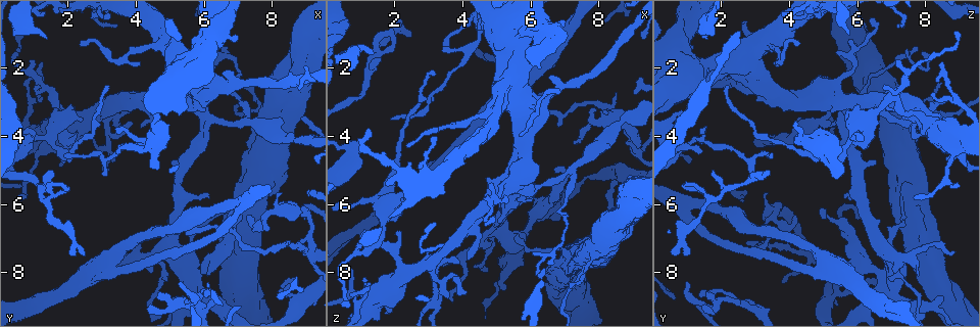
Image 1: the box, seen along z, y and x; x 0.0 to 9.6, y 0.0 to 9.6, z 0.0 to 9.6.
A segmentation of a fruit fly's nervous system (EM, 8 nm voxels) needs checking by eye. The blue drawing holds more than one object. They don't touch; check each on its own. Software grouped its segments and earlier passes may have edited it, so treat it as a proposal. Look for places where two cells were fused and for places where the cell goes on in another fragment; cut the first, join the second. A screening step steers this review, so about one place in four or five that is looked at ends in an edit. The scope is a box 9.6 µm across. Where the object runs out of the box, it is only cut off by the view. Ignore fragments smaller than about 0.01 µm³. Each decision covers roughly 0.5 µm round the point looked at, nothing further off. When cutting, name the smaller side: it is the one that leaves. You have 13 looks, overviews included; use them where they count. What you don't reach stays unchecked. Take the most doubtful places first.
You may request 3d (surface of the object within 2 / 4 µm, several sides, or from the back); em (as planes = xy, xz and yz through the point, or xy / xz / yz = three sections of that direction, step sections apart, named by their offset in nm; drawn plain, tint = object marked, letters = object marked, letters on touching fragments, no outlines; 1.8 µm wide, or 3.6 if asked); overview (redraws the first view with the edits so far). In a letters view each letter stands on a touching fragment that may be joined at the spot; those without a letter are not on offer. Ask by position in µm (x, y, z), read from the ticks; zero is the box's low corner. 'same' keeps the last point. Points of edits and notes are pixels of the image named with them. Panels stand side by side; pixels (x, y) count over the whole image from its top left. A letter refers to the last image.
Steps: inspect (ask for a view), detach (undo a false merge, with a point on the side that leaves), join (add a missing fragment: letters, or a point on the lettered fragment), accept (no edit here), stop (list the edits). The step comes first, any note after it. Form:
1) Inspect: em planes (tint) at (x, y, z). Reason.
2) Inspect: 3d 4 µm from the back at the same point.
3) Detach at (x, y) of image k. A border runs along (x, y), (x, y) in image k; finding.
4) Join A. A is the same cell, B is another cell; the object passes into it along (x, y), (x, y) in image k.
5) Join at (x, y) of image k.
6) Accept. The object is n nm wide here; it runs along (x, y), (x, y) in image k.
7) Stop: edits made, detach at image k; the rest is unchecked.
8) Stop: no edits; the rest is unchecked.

Inspect: em 3.6 µm xz step 4 (tint) at (5.30, 2.40, 1.20).

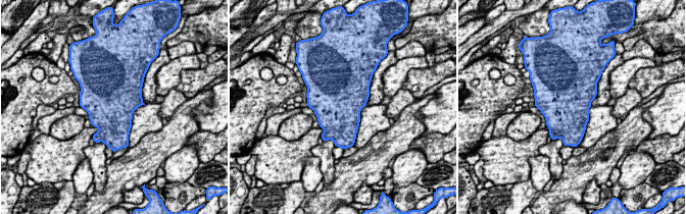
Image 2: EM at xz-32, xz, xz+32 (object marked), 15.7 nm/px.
Inspect: em 3.6 µm planes (letters) at the same point. Cut it another way.

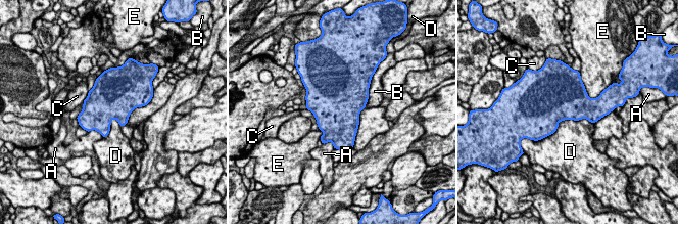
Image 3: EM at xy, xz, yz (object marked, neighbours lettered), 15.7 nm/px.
Accept. A, B, C, D and E are other cells; a border runs along (593, 122), (565, 119), (546, 136) in image 3; continuous, no second cell.

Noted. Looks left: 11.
Inspect: 3d 4 µm at (3.05, 3.25, 7.75). Looks like a crossing.

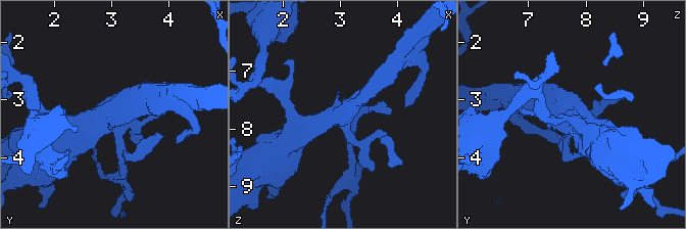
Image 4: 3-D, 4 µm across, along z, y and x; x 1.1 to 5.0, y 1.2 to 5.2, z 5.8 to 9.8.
Inspect: em planes (plain) at (3.00, 3.15, 7.70). 4 arms meet here.

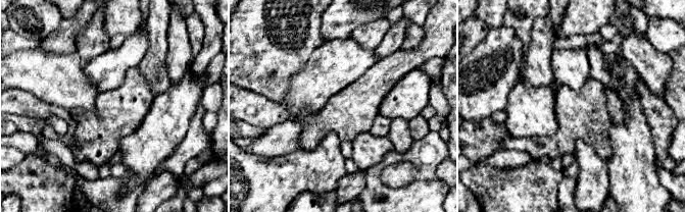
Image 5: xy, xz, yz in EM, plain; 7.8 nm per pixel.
Inspect: em planes (letters) at the same point. See the neighbours.

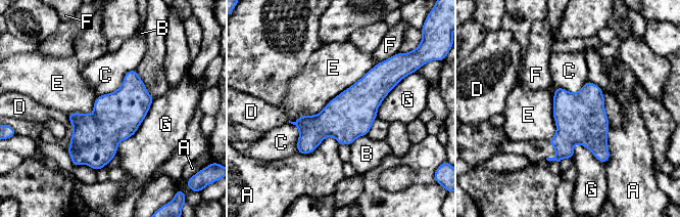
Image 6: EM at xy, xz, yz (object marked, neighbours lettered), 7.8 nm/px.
Accept. The longest contact is with E, 850 nm; A, B, C, D, E, F and G are other cells; it runs along (393, 78), (381, 80), (299, 149) in image 6; one cell here.

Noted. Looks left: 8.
Inspect: em 3.6 µm planes (letters) at (5.65, 8.35, 7.10). Calibre changes.

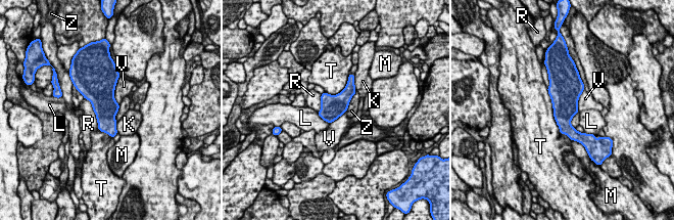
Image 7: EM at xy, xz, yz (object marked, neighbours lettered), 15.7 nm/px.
Accept. K, L, M, R, T, V and Z are other cells; continuous, no second cell.

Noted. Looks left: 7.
Inspect: em 3.6 µm xy step 16 (letters) at (5.45, 2.95, 5.45). Four arms meet.

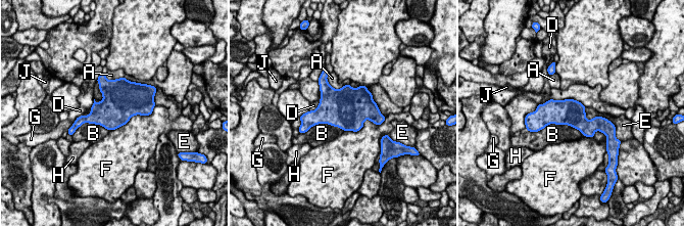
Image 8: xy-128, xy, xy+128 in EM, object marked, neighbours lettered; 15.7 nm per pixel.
Accept. A, B, D, E, F, G, H and J are other cells; a border runs along (541, 129), (567, 124), (584, 136) in image 8; continuous, no second cell.

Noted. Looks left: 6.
Inspect: em planes (letters) at (2.05, 5.65, 1.20). Thin end.

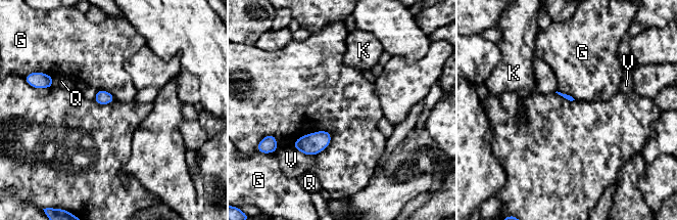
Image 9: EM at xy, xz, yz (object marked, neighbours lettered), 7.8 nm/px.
Accept. G, K, Q and V are other cells; a border runs along (97, 89), (108, 91), (115, 99) in image 9; none of them fits.

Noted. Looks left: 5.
Stop: no edits; the rest is unchecked.

